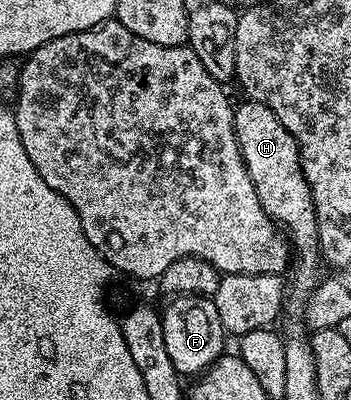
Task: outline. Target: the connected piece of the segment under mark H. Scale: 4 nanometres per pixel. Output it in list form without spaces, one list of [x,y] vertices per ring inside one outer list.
[[[249,98],[243,101],[242,105],[239,103],[234,109],[236,142],[240,146],[248,178],[252,178],[252,186],[256,186],[256,198],[260,198],[260,206],[264,206],[271,220],[281,225],[292,245],[294,257],[288,265],[289,292],[284,312],[287,317],[290,315],[292,319],[301,321],[306,301],[316,290],[320,279],[318,227],[312,190],[302,173],[302,159],[296,138],[288,134],[284,122],[280,122],[280,118],[276,118],[276,114],[268,110],[268,106]]]

